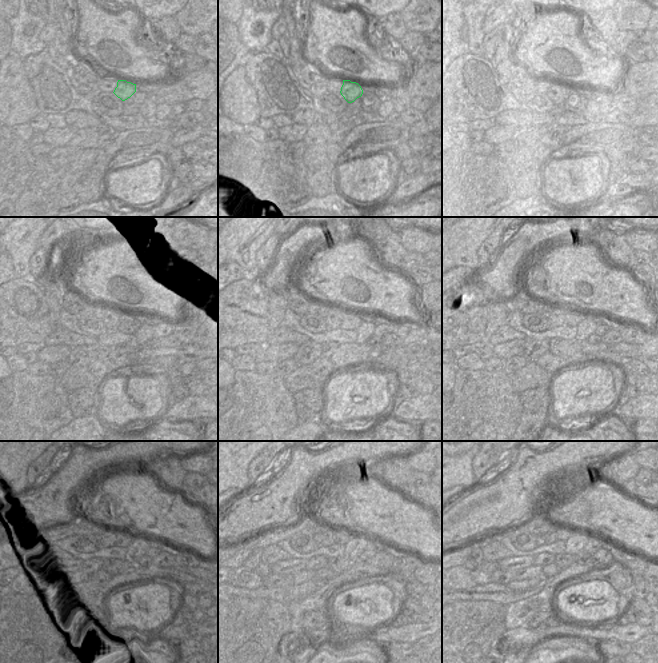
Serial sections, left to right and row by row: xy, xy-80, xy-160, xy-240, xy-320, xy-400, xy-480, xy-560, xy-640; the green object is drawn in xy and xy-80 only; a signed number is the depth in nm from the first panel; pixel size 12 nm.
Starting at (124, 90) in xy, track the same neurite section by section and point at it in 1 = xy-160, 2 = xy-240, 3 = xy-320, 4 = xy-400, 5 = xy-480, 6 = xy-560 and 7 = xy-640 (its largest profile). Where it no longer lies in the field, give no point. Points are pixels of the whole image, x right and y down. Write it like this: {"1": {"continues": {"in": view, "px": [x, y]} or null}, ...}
{"1": {"continues": {"in": "xy-160", "px": [560, 94]}}, "2": {"continues": {"in": "xy-240", "px": [111, 319]}}, "3": {"continues": {"in": "xy-320", "px": [334, 318]}}, "4": {"continues": {"in": "xy-400", "px": [556, 319]}}, "5": {"continues": {"in": "xy-480", "px": [108, 539]}}, "6": {"continues": {"in": "xy-560", "px": [325, 539]}}, "7": {"continues": {"in": "xy-640", "px": [549, 537]}}}

